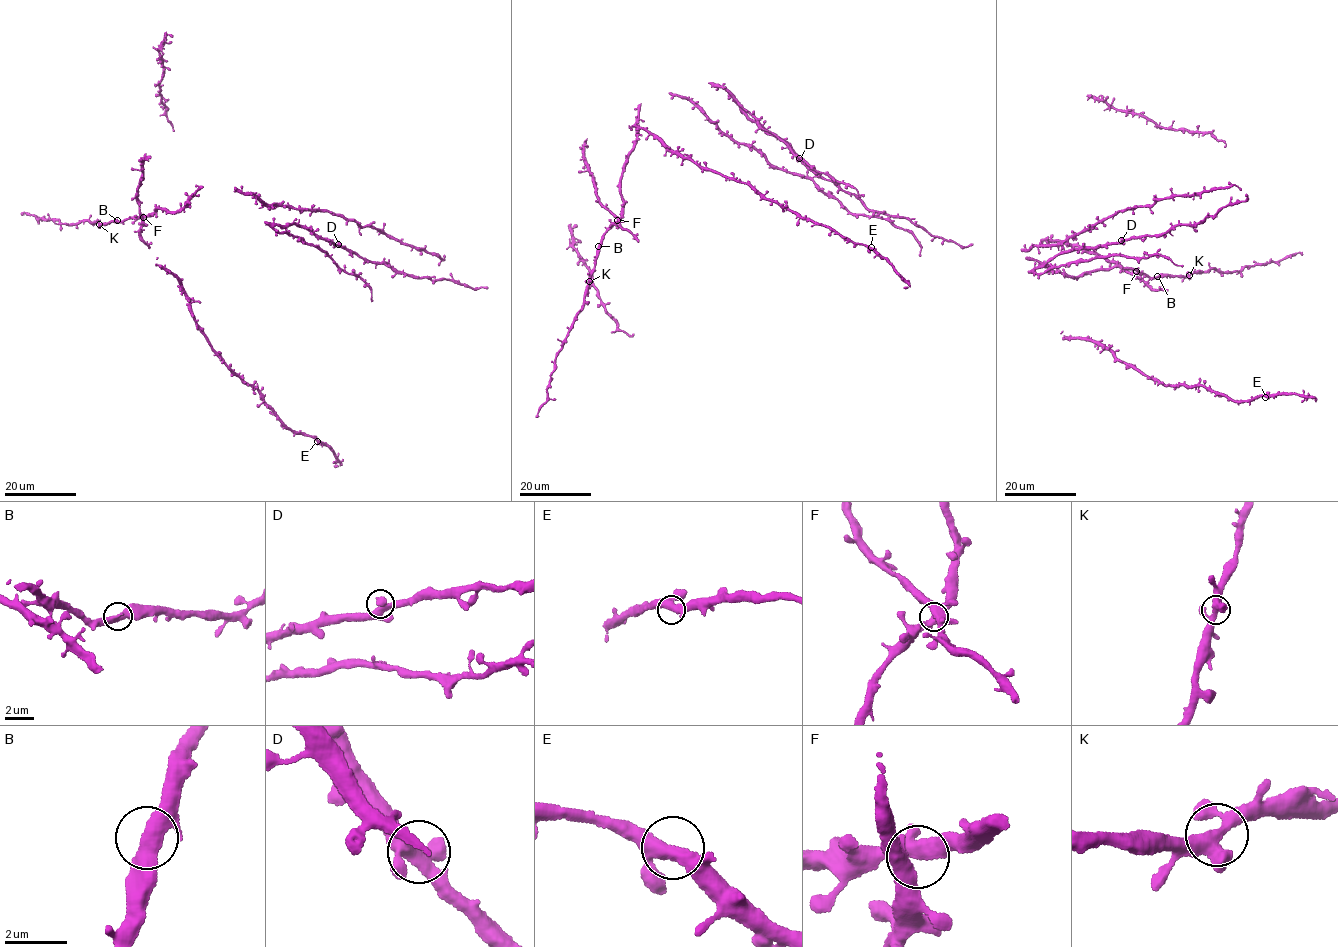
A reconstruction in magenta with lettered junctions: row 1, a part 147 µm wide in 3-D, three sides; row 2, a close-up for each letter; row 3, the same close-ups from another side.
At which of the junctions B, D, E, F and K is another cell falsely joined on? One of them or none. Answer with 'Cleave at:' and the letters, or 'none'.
Cleave at: none

